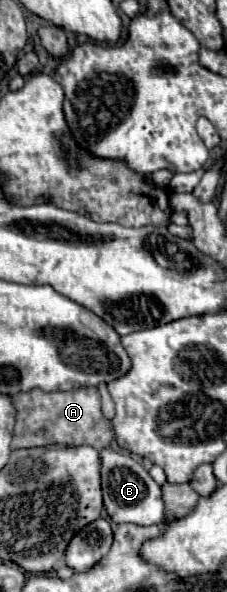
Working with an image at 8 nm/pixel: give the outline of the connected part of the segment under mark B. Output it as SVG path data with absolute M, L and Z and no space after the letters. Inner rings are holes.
M101 449L101 489L103 489L103 503L113 523L135 523L141 527L163 523L165 519L165 503L161 487L151 479L141 463L131 459L127 453Z

